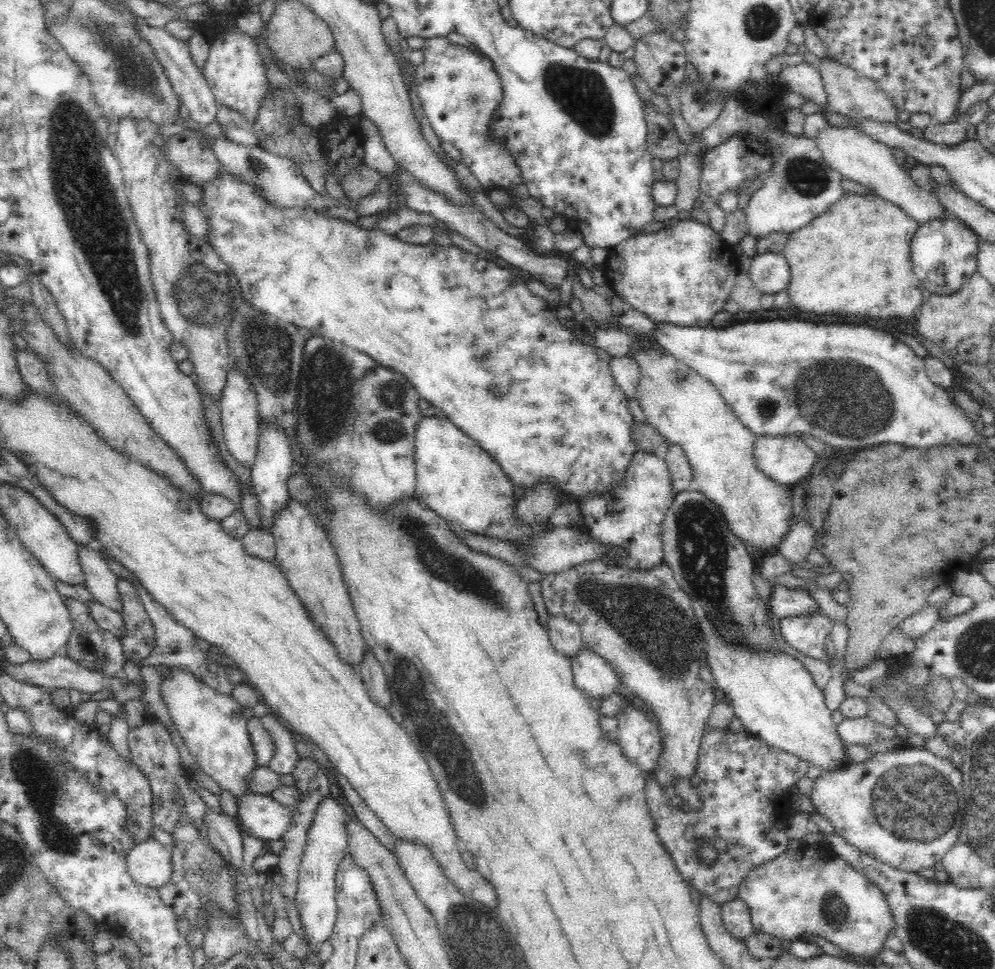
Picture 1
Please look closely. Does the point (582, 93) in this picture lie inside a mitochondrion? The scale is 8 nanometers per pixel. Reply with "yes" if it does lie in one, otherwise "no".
yes

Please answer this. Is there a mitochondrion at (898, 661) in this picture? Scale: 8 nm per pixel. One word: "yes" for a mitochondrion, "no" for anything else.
no

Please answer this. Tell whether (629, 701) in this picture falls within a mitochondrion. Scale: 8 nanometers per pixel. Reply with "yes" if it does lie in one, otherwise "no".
no

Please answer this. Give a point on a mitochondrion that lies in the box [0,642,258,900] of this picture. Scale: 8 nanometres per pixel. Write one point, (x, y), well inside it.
(42, 783)

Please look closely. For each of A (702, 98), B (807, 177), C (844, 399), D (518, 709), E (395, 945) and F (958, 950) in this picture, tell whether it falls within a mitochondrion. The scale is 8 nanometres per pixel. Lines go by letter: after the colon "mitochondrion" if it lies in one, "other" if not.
A: mitochondrion
B: mitochondrion
C: mitochondrion
D: other
E: other
F: mitochondrion

